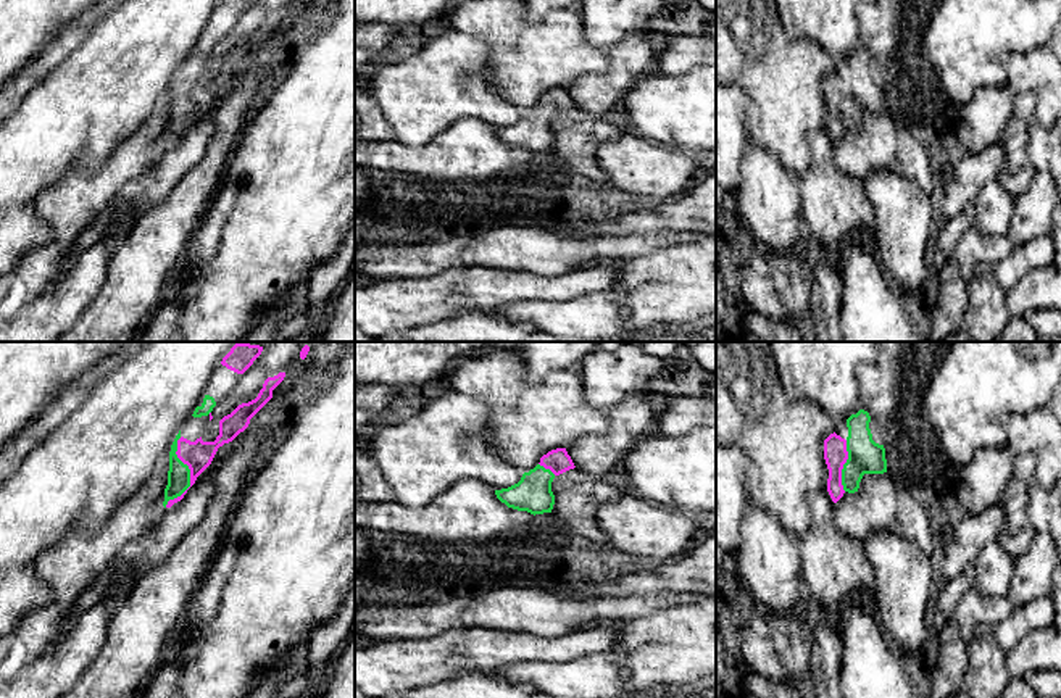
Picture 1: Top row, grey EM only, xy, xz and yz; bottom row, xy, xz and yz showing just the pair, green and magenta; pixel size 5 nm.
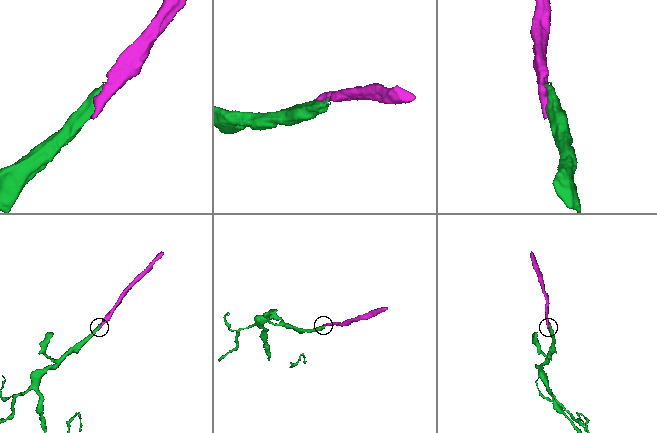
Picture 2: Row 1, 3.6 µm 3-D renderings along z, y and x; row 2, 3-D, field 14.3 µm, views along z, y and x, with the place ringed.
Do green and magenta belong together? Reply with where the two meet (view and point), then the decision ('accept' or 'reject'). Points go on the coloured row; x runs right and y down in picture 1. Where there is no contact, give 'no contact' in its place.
meets green in xy at (189, 474); accept

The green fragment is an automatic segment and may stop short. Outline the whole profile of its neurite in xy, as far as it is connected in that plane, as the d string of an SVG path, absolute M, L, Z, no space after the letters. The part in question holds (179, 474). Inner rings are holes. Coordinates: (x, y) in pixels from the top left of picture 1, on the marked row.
M181 430L176 435L169 451L168 485L164 488L164 501L163 501L164 508L169 500L181 496L190 487L190 469L176 455L179 438Z

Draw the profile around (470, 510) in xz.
M460 479L422 508L395 501L355 501L355 527L410 534L440 543L490 538L522 524L522 511L501 503L476 479Z

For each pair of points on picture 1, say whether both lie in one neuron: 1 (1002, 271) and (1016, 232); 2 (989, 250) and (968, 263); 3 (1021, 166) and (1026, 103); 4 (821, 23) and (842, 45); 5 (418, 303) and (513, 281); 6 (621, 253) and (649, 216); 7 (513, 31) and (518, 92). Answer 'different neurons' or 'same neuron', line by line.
1: different neurons
2: same neuron
3: same neuron
4: same neuron
5: same neuron
6: different neurons
7: same neuron

